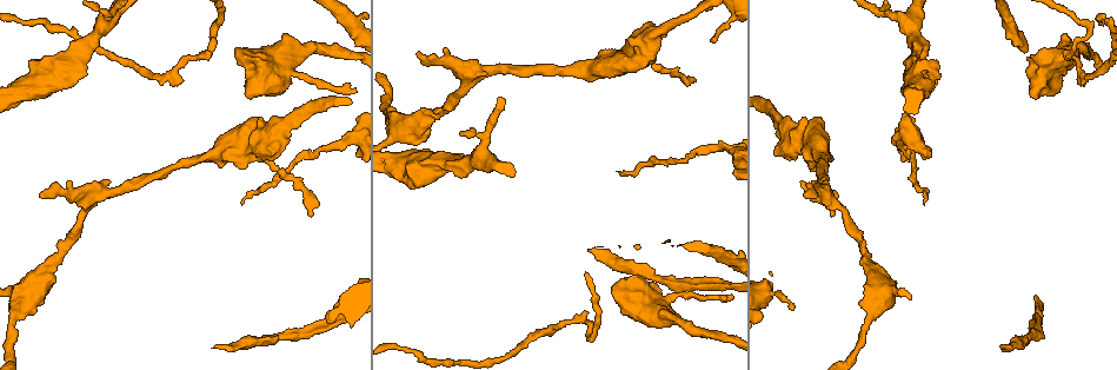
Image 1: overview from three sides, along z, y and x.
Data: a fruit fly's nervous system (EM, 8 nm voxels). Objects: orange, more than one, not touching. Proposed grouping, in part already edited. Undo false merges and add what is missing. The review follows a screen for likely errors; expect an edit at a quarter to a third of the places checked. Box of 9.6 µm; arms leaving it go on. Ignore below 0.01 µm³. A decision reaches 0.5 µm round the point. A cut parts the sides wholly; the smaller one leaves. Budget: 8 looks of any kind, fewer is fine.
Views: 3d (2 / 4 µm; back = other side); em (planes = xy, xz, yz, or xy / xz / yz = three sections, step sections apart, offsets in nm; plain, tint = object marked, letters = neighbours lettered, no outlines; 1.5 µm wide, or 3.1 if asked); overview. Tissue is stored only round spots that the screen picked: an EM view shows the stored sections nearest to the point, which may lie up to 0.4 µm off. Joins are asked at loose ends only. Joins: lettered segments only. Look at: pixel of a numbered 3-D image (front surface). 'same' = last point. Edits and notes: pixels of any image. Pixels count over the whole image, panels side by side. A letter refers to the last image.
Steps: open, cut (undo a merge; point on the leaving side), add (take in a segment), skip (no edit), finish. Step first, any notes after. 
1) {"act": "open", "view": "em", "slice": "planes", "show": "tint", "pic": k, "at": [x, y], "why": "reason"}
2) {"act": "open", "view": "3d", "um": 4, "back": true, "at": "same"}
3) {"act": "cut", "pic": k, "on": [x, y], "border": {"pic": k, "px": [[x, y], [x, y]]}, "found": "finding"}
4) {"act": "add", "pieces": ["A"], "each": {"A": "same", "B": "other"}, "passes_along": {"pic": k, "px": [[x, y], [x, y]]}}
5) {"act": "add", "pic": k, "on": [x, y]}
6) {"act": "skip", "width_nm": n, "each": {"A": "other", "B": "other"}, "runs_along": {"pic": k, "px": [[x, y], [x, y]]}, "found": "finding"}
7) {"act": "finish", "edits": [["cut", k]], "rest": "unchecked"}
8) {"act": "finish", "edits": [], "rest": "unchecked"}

{"act": "open", "view": "em", "slice": "planes", "show": "letters", "pic": 1, "at": [934, 79], "why": "thick end"}

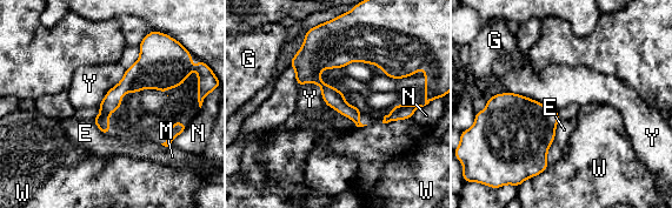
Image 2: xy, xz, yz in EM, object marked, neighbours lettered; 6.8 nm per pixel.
{"act": "skip", "each": {"E": "other", "G": "other", "M": "other", "N": "other", "W": "other", "Y": "other"}, "border": {"pic": 2, "px": [[328, 106], [347, 116], [357, 126]]}, "found": "no lettered segment goes on from it"}

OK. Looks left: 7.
{"act": "open", "view": "em", "slice": "xz", "step": 4, "show": "tint", "pic": 1, "at": [732, 146], "why": "sudden change in width"}

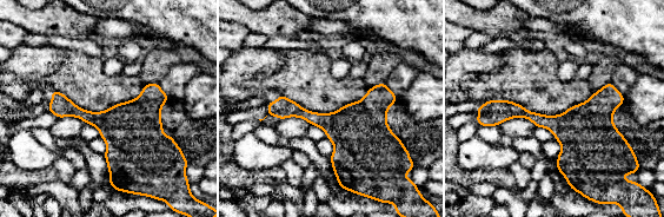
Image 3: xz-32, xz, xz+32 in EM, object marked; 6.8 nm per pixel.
{"act": "open", "view": "em", "slice": "planes", "show": "letters", "at": "same", "why": "another direction"}

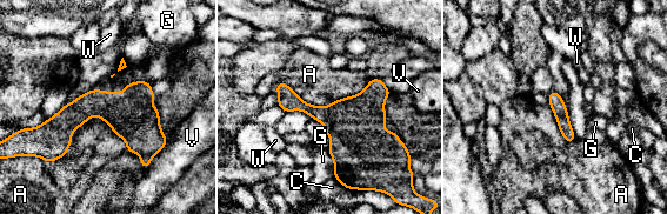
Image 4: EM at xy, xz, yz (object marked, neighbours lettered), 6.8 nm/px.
{"act": "skip", "width_nm": 100, "each": {"A": "other", "C": "other", "G": "other", "V": "other", "W": "other"}, "runs_along": {"pic": 4, "px": [[38, 131], [120, 109], [164, 141]]}, "found": "all the same neuron"}

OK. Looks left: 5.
{"act": "open", "view": "3d", "um": 2, "pic": 1, "at": [832, 214], "why": "thin end"}

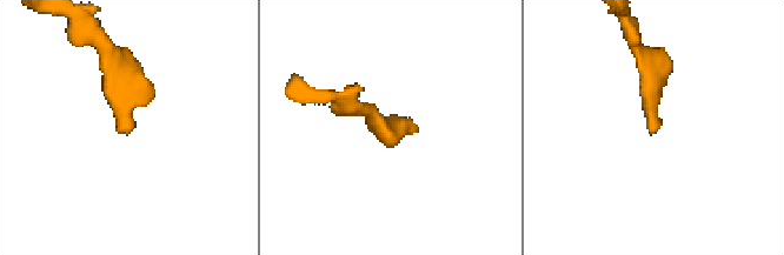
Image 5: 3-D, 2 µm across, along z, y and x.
{"act": "open", "view": "em", "slice": "xy", "step": 8, "show": "letters", "pic": 5, "at": [653, 132]}

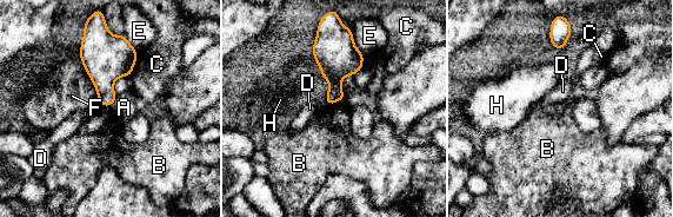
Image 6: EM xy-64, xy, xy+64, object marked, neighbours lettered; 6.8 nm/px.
{"act": "open", "view": "em", "slice": "yz", "step": 4, "show": "letters", "at": "same"}

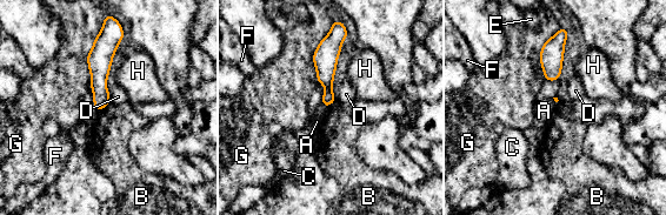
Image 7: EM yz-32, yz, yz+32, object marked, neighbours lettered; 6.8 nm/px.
{"act": "skip", "each": {"A": "other", "B": "other", "C": "other", "D": "other", "E": "other", "F": "other", "G": "other", "H": "other"}, "runs_along": {"pic": 7, "px": [[107, 38], [99, 59], [99, 106]]}, "found": "no lettered segment goes on from it"}

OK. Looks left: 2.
{"act": "finish", "edits": [], "rest": "unchecked"}

